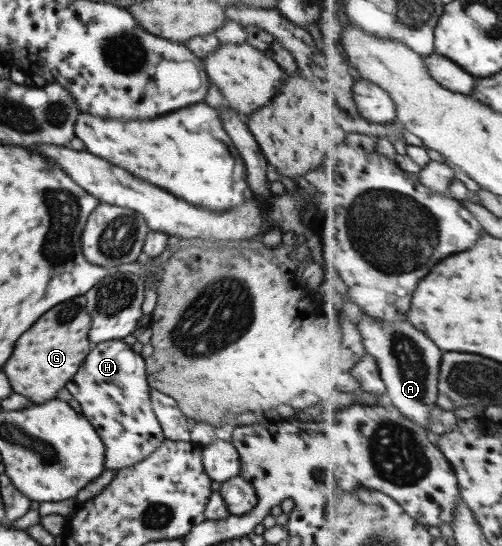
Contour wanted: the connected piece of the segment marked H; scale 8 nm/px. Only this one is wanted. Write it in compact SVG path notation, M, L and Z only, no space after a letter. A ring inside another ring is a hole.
M108 340L92 345L74 376L68 379L63 387L78 402L81 408L80 415L91 425L104 446L104 470L116 472L121 468L130 468L152 455L165 440L150 406L148 398L150 387L146 381L144 361L138 353L134 353L130 346L120 340Z

